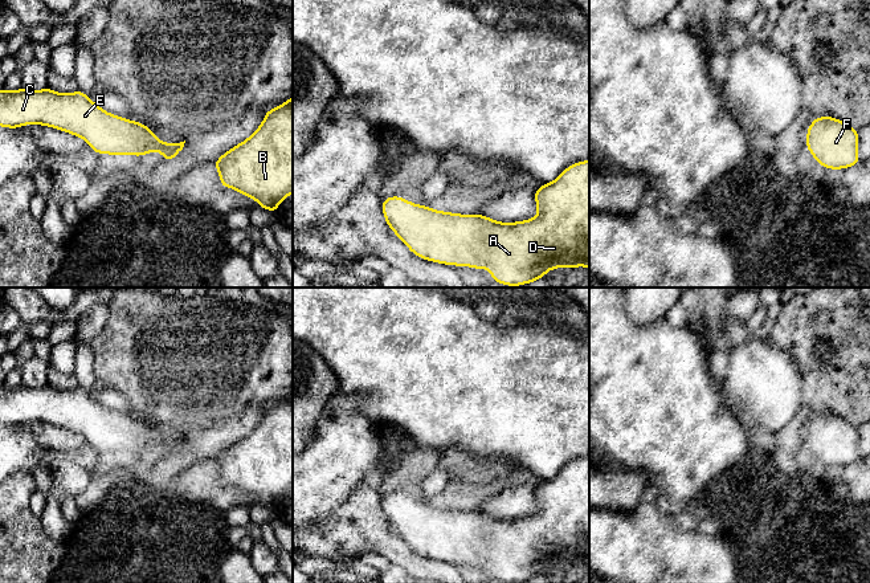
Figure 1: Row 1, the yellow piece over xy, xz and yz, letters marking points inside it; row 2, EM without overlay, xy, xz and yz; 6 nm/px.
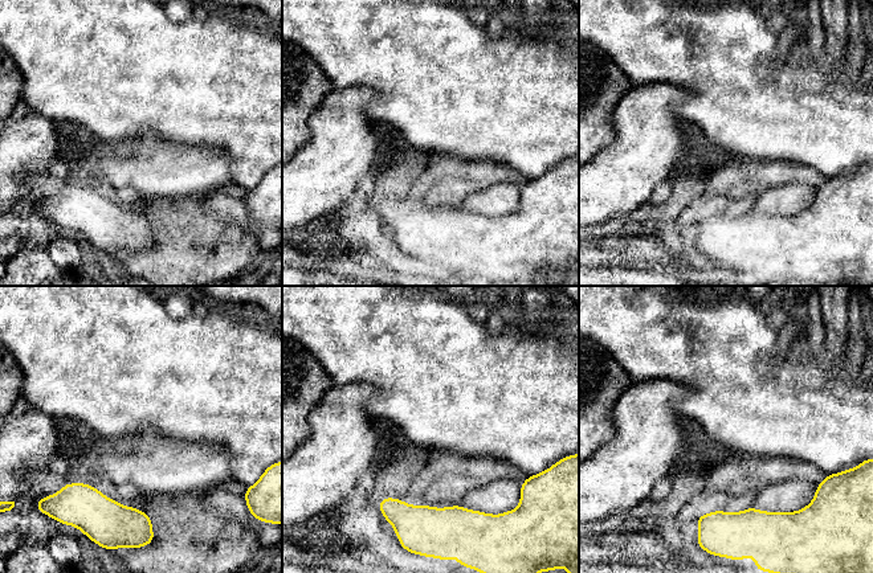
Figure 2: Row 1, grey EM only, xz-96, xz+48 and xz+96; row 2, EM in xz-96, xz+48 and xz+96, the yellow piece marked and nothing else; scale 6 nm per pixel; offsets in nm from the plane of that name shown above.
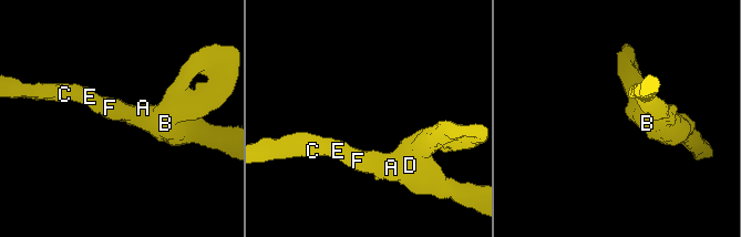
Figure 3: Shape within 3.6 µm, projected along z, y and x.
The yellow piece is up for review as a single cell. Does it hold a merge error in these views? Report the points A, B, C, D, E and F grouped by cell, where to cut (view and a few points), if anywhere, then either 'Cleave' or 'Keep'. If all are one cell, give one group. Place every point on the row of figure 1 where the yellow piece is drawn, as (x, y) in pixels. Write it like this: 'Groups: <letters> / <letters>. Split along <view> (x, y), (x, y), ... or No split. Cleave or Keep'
Groups: A B C D E F. No split. Keep

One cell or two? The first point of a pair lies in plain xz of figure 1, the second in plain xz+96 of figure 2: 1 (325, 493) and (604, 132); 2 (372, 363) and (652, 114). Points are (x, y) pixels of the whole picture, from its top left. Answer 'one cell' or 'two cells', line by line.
1: two cells
2: two cells

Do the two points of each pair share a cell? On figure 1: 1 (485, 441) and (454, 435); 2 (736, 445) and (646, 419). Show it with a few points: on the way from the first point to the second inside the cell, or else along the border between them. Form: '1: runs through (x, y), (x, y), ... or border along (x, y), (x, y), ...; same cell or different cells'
1: runs through (477, 435), (462, 435); same cell
2: runs through (714, 440), (686, 436), (669, 420); same cell

